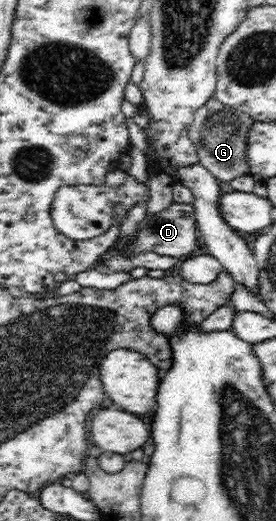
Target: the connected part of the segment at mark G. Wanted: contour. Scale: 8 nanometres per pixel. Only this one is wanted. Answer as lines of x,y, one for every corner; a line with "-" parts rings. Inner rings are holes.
212,96
200,107
193,118
188,135
196,146
199,167
204,167
220,182
229,182
236,177
249,174
245,156
247,133
252,129
254,120
247,114
237,113
232,107
222,104

